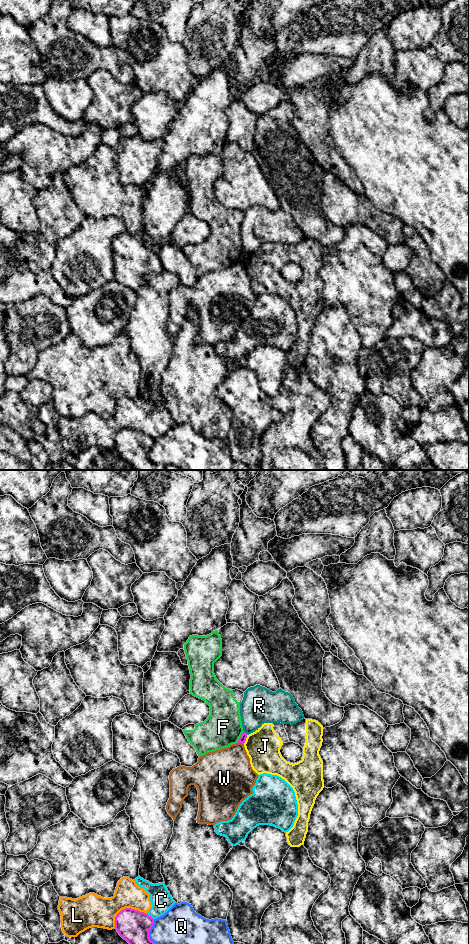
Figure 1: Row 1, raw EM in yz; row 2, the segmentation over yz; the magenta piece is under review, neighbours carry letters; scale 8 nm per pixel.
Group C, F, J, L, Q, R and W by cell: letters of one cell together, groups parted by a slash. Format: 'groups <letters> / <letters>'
groups C L / F / J / Q / R / W

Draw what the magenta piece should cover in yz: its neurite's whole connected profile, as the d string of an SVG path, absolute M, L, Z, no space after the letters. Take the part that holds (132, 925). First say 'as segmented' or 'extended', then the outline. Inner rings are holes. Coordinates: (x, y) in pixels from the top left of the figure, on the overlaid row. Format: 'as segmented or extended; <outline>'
as segmented; M125 908L115 917L115 929L129 944L155 944L149 938L154 919L144 912Z

